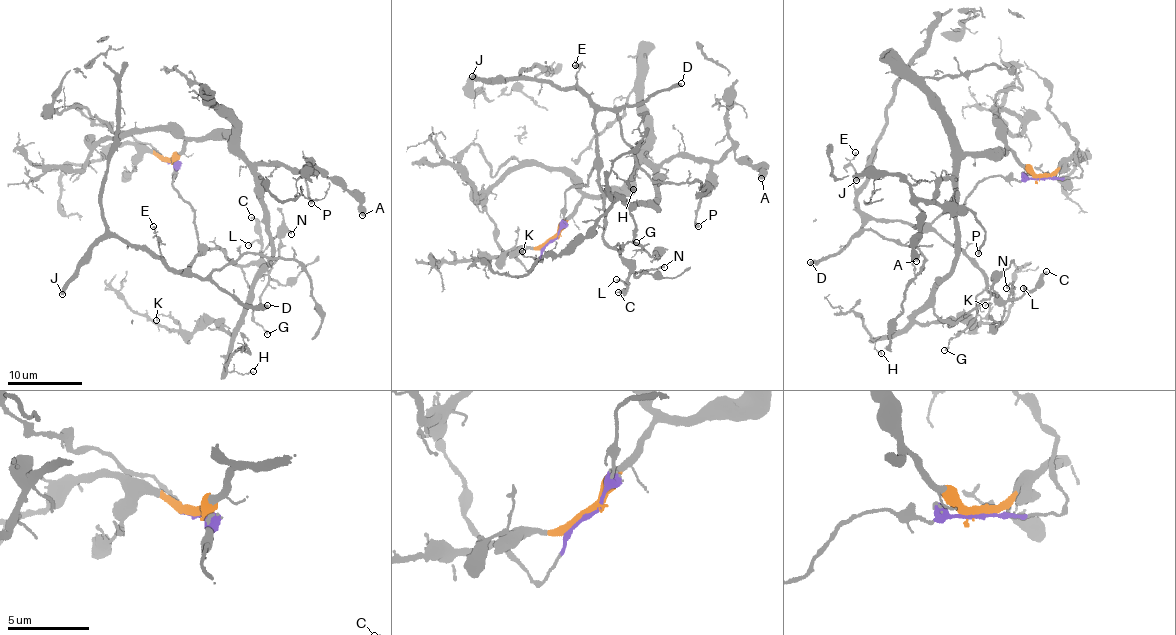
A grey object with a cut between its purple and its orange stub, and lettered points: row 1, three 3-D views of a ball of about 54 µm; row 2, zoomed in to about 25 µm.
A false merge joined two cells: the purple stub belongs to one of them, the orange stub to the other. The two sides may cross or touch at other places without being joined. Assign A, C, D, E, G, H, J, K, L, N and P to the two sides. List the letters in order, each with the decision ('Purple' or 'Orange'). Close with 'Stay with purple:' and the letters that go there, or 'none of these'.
A: Orange
C: Purple
D: Purple
E: Purple
G: Purple
H: Orange
J: Purple
K: Orange
L: Purple
N: Purple
P: Orange
Stay with purple: C, D, E, G, J, L, N

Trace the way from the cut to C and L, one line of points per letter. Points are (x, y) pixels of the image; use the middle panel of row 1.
C: (552, 240), (563, 221), (564, 194), (587, 184), (595, 166), (603, 237), (630, 269), (629, 288), (617, 291)
L: (552, 240), (563, 221), (564, 194), (587, 184), (595, 166), (603, 237), (630, 269), (626, 284), (615, 280)

